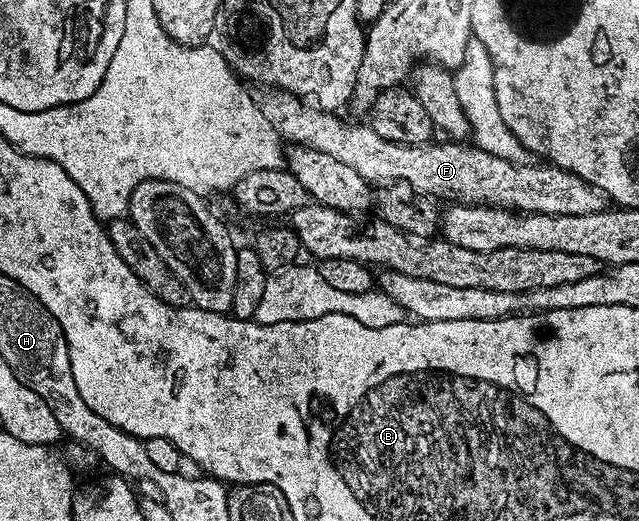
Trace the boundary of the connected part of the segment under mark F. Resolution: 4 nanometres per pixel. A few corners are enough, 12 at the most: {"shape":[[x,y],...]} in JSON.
{"shape":[[275,86],[285,141],[369,182],[521,213],[598,214],[601,188],[464,142],[399,144]]}

